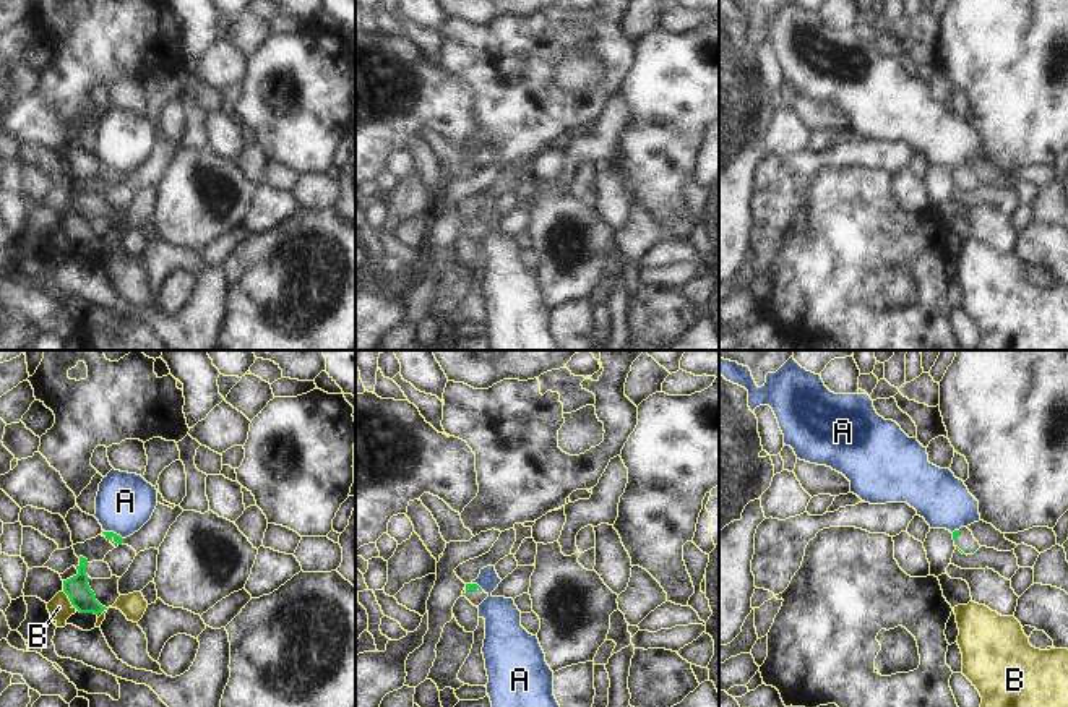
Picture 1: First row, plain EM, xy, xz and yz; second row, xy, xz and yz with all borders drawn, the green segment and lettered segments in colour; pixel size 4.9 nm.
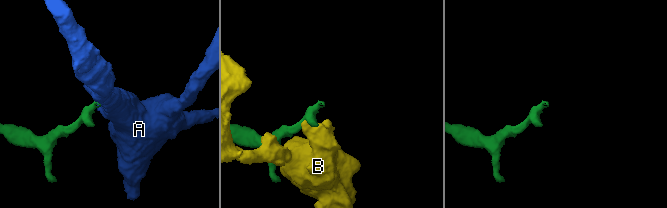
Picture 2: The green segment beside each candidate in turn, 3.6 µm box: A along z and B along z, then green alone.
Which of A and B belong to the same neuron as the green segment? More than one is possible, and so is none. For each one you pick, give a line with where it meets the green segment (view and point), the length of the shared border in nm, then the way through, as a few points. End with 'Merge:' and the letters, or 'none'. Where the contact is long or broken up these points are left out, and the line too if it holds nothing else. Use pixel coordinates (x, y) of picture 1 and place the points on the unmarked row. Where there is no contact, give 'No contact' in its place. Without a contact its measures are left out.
Merge: none

